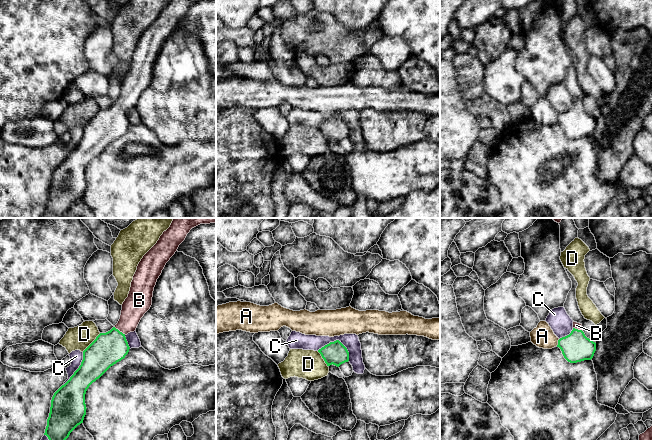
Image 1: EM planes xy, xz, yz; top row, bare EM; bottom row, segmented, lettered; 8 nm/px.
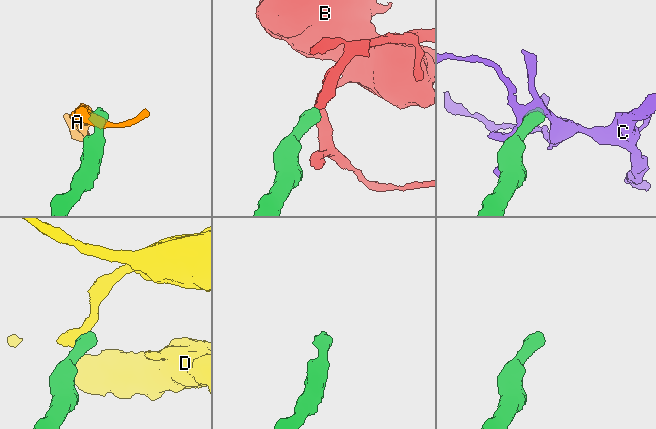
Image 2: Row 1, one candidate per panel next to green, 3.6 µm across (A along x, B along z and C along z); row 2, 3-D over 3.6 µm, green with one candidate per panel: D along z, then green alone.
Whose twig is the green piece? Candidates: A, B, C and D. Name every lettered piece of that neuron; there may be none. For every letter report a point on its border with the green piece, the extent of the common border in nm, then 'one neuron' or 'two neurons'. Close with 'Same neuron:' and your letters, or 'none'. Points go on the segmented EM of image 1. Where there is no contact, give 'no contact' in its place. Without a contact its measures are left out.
A: yz (558, 342) | 60 nm | two neurons
B: xy (119, 331) | 120 nm | one neuron
C: xz (338, 340) | 280 nm | two neurons
D: xy (92, 342) | 220 nm | two neurons
Same neuron: B

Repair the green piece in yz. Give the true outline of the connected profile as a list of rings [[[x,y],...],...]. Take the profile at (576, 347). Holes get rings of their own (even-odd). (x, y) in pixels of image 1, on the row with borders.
[[[573,321],[573,330],[558,340],[564,358],[570,363],[591,360],[596,351],[596,343],[587,338],[582,324]]]

